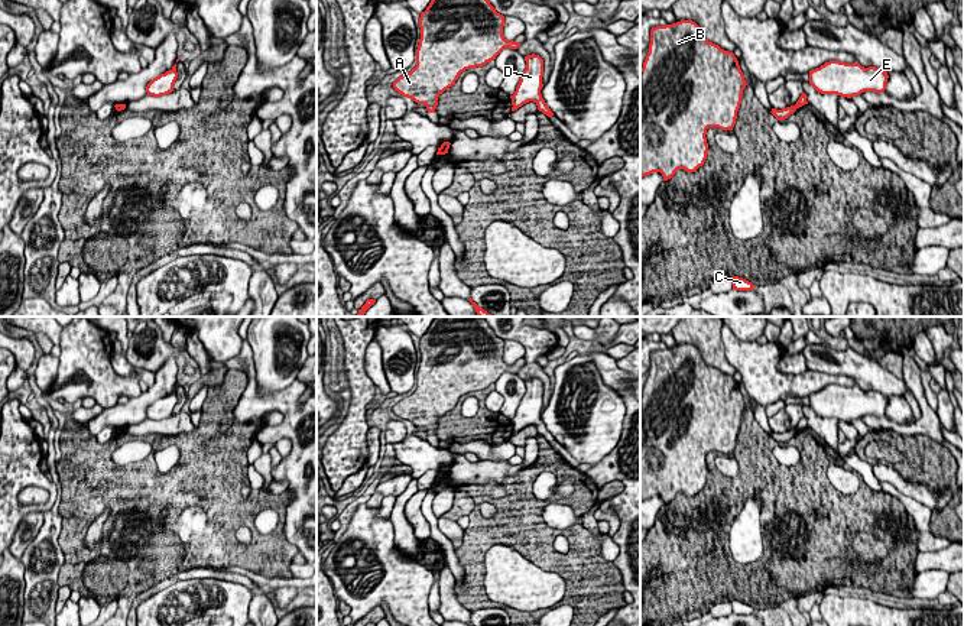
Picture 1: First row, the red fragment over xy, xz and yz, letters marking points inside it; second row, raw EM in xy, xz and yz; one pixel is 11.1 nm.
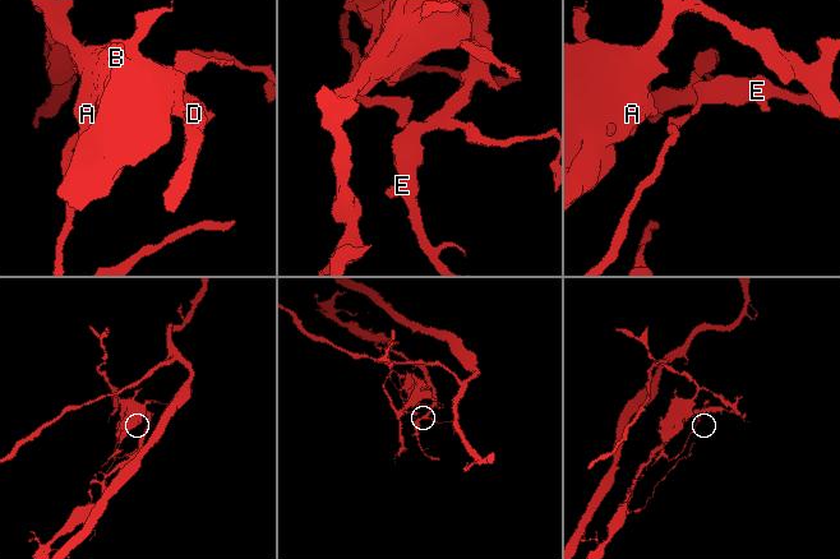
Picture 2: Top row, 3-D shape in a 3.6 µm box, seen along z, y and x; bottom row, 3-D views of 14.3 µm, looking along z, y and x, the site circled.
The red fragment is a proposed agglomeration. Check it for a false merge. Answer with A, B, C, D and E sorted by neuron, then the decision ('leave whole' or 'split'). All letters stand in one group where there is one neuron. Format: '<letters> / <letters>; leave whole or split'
A B / C D E; split

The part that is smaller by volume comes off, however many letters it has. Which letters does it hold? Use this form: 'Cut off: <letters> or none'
Cut off: A, B

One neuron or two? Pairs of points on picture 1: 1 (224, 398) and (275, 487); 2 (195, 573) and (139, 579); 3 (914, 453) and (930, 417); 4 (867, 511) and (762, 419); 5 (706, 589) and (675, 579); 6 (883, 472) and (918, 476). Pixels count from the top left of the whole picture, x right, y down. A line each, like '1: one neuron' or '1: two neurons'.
1: two neurons
2: two neurons
3: two neurons
4: two neurons
5: one neuron
6: two neurons

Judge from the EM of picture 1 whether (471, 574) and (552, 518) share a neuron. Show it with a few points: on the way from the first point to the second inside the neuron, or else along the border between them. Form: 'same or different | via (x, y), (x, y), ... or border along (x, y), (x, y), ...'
different | border along (542, 519), (555, 529)

